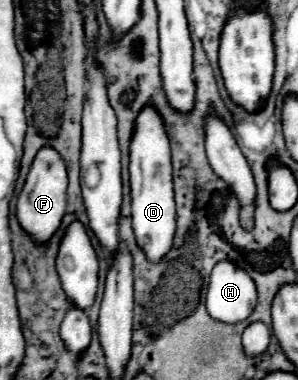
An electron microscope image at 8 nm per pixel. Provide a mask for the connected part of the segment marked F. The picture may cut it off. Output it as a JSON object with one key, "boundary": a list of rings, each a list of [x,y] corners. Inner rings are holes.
{"boundary":[[[42,147],[32,163],[24,189],[20,191],[16,201],[18,223],[32,237],[32,241],[48,241],[48,237],[52,237],[52,233],[58,231],[62,217],[66,213],[66,187],[68,187],[68,177],[62,157],[58,155],[56,149]]]}

